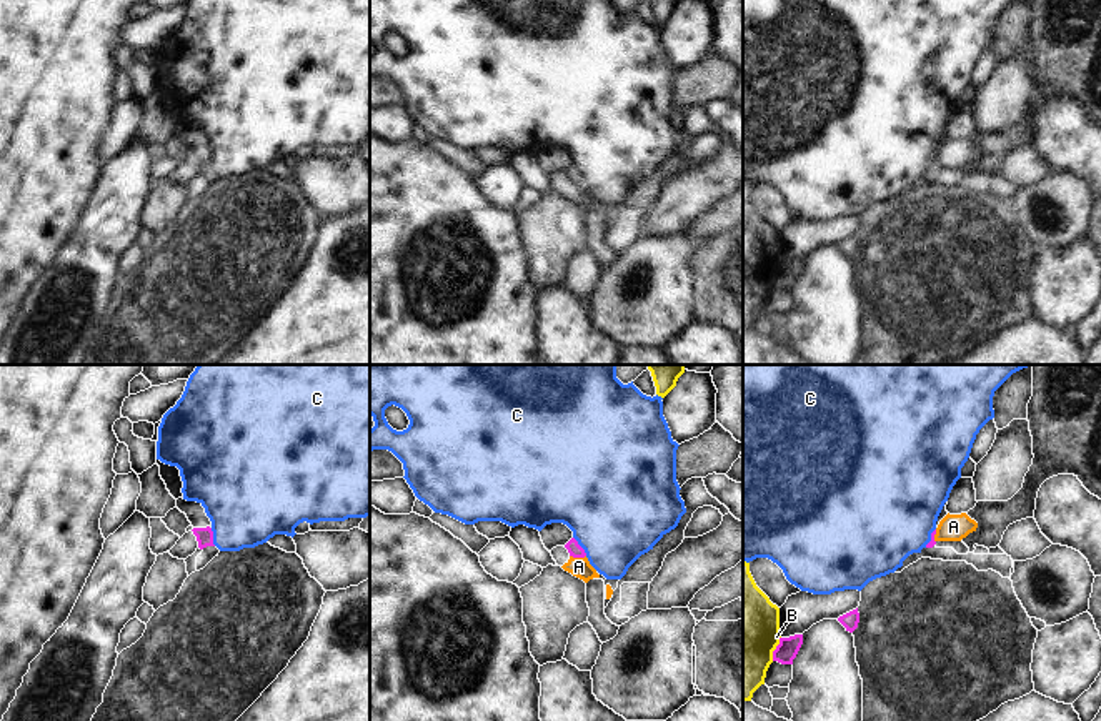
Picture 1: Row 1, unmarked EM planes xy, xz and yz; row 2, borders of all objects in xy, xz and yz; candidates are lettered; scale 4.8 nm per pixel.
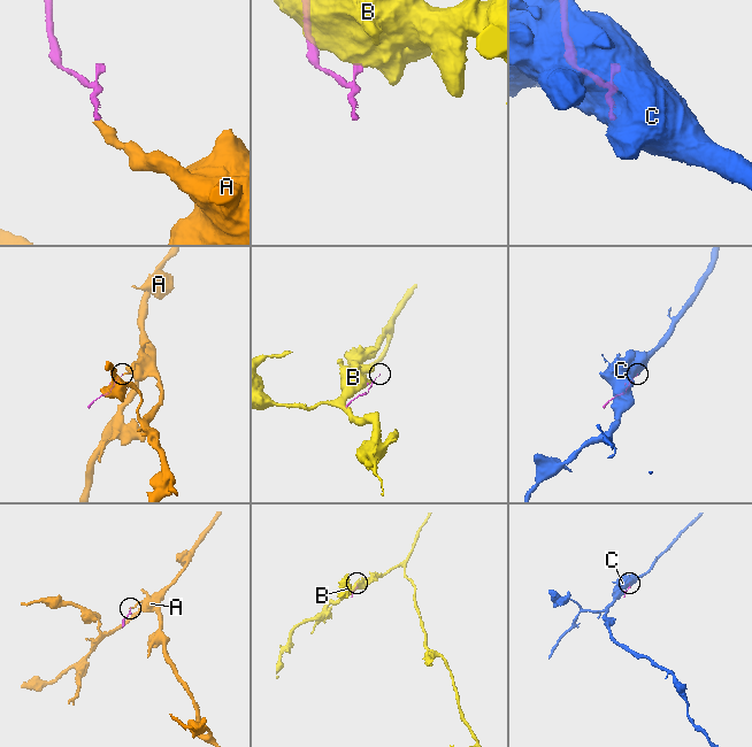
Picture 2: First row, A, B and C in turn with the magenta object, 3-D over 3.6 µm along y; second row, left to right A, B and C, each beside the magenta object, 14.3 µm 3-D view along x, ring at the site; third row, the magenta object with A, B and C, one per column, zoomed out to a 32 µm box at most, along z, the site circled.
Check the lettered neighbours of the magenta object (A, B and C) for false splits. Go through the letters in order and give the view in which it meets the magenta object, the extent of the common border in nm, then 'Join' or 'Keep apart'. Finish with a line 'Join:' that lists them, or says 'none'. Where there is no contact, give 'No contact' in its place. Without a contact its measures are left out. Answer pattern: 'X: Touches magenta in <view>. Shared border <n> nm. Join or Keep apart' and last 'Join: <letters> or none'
A: Touches magenta in xz. Shared border 80 nm. Keep apart
B: Touches magenta in yz. Shared border 130 nm. Keep apart
C: Touches magenta in xz. Shared border 120 nm. Keep apart
Join: none

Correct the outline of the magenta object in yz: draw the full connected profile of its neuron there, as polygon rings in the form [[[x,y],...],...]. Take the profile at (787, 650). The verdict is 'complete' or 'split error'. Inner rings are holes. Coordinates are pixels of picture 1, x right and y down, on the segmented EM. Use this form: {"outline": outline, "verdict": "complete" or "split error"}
{"outline": [[[795,634],[790,638],[780,638],[780,644],[773,651],[773,661],[781,664],[793,664],[800,648],[803,644],[803,634]]], "verdict": "complete"}

